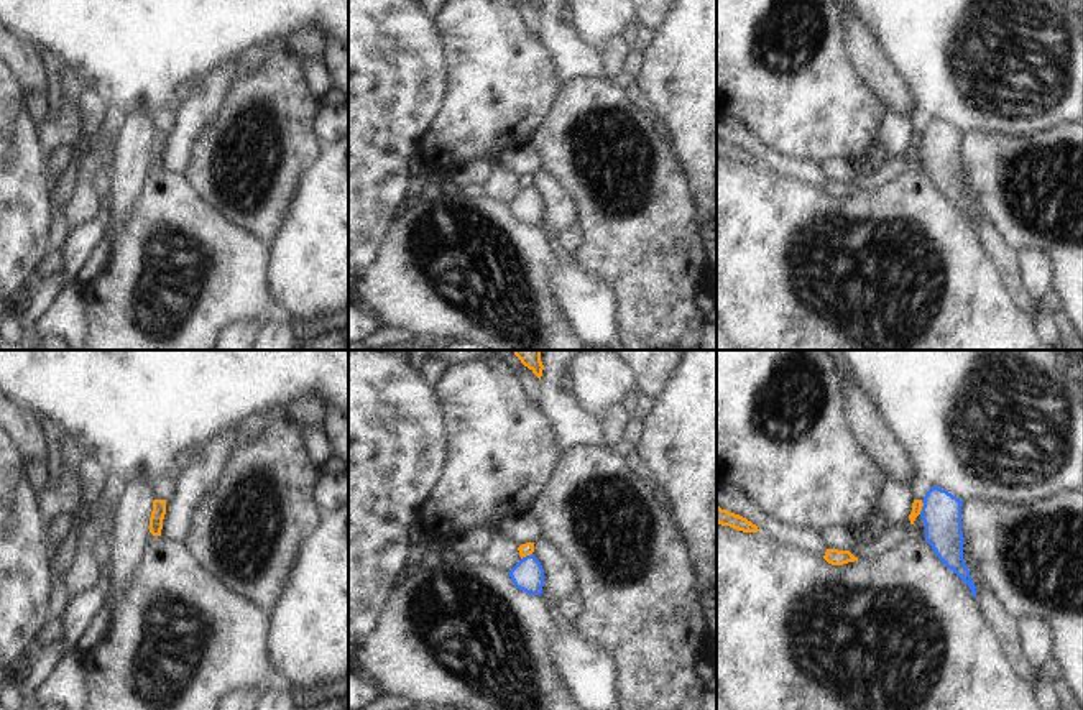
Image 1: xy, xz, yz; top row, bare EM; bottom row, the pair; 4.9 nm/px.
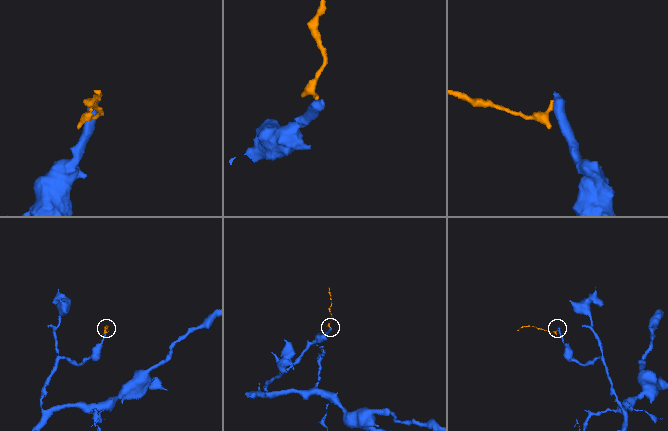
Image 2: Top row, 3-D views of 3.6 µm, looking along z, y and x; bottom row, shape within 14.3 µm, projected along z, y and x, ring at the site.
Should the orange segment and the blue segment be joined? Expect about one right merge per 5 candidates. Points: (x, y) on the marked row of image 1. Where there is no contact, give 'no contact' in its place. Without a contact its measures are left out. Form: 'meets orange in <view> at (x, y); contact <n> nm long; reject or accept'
meets orange in yz at (922, 505); contact 70 nm long; reject

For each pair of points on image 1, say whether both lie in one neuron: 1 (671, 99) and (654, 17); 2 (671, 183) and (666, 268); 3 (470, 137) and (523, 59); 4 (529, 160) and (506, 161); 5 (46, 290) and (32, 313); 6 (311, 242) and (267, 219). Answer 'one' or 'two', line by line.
1: two
2: one
3: one
4: one
5: one
6: two

